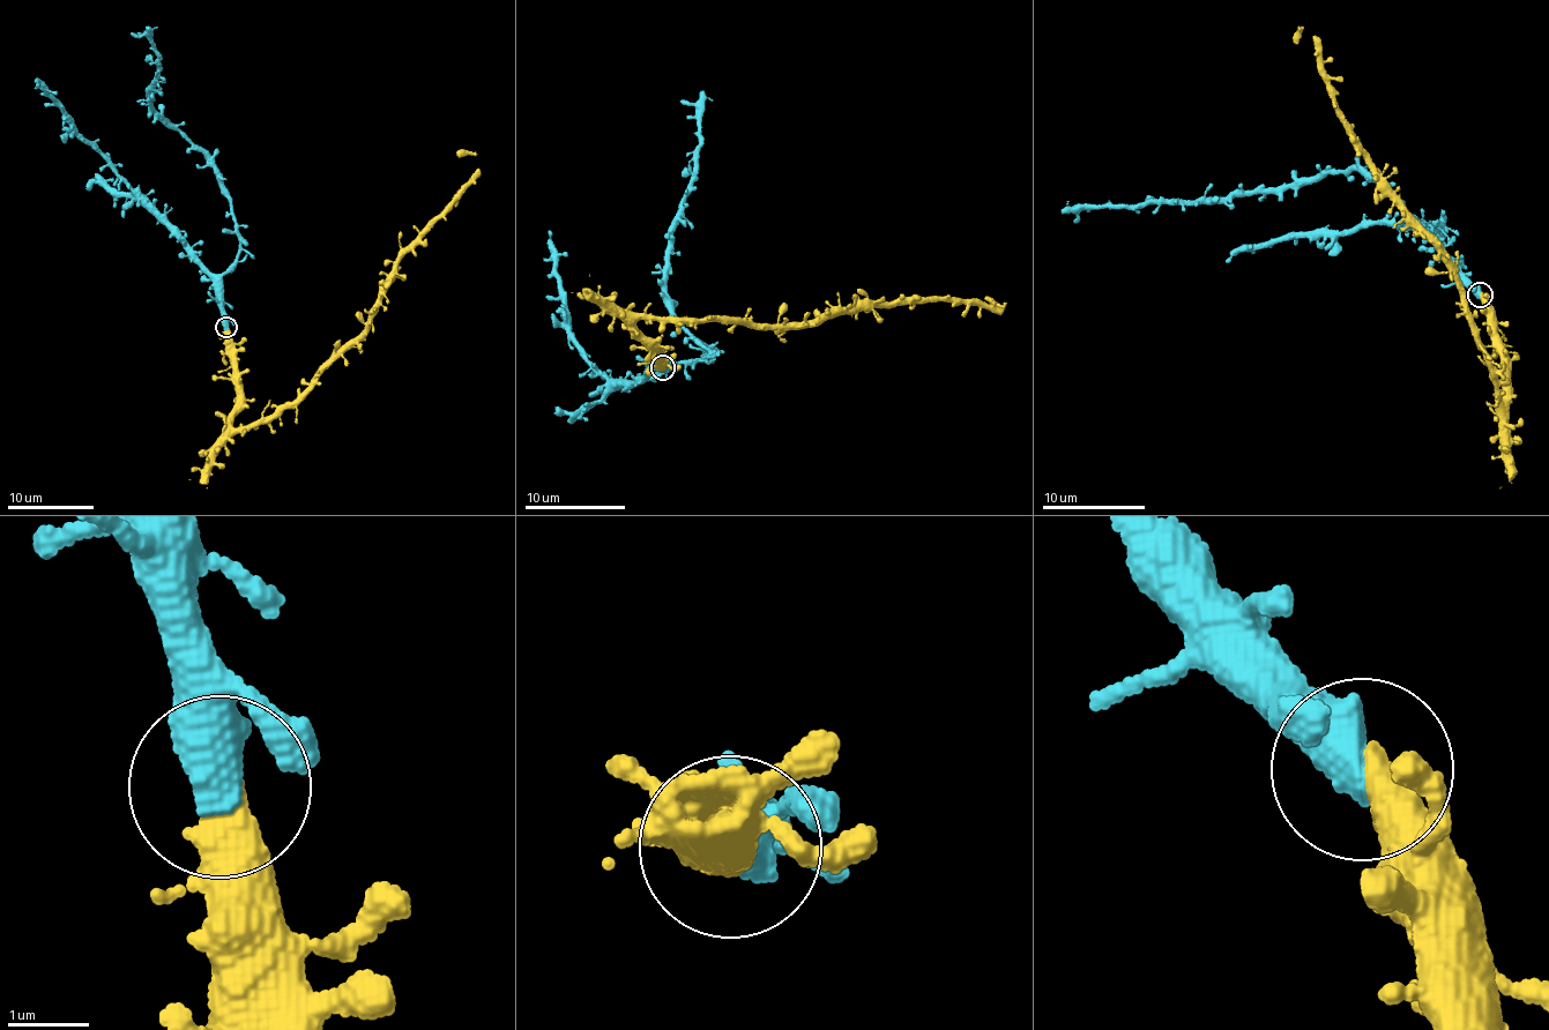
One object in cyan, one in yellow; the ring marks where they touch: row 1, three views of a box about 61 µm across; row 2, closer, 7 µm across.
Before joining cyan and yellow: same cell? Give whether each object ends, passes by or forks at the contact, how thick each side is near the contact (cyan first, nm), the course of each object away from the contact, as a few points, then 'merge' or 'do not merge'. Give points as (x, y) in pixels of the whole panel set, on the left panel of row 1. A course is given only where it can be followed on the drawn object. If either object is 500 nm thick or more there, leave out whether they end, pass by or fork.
calibres 550 and 500 nm; course cyan (226, 327), (221, 281), (239, 245), (230, 195), (155, 111), (147, 88), (158, 56), (148, 35), (131, 32); course yellow (226, 328), (231, 426), (267, 423), (293, 407), (357, 342), (404, 253), (475, 172), (474, 154), (456, 154); merge

